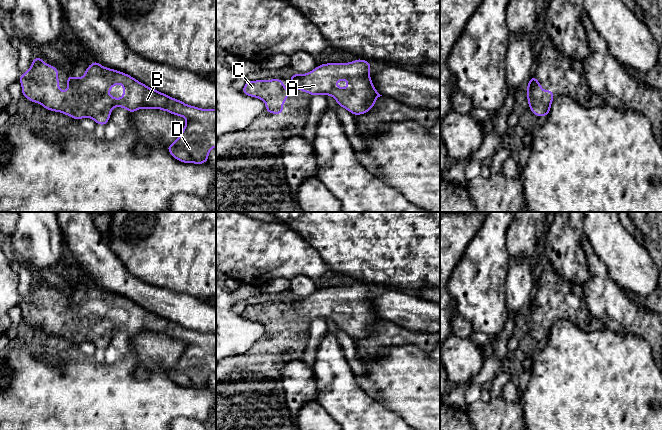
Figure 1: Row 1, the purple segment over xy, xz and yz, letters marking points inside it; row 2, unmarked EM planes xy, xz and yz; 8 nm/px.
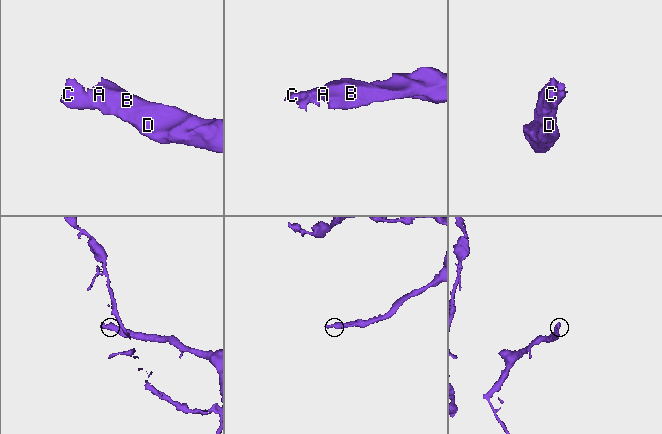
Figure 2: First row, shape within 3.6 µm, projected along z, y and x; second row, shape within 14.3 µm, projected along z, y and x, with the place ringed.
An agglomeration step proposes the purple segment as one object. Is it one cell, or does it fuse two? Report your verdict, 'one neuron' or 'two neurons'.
one neuron

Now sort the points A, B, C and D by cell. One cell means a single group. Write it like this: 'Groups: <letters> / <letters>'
Groups: A B C D

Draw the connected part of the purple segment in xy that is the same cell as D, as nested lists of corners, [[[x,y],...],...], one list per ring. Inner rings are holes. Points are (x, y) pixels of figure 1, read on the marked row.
[[[35,57],[31,67],[22,75],[19,82],[22,86],[22,95],[28,100],[41,104],[46,110],[60,112],[75,120],[84,117],[93,119],[96,124],[106,126],[114,107],[122,107],[135,112],[138,109],[160,109],[173,115],[184,117],[186,125],[179,137],[167,146],[169,153],[176,160],[183,163],[204,164],[208,160],[212,148],[216,147],[216,109],[202,109],[169,97],[155,89],[144,85],[132,76],[102,66],[97,61],[90,63],[85,69],[83,77],[67,76],[67,92],[59,88],[59,69],[46,64],[40,57]],[[114,85],[123,85],[123,97],[115,98],[109,95]]]

